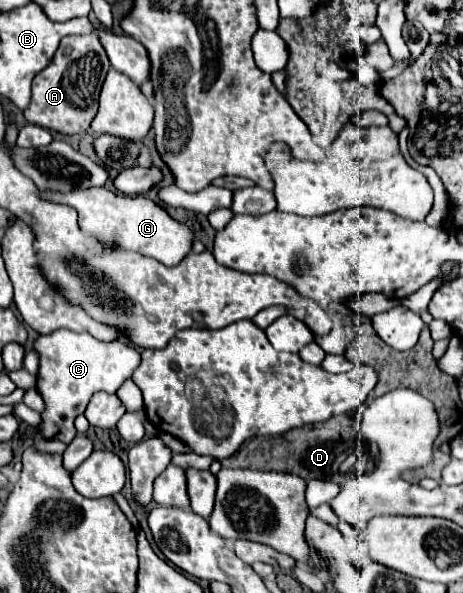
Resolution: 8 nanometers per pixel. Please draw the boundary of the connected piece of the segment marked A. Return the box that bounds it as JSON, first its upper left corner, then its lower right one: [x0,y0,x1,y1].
[23,33,109,133]

